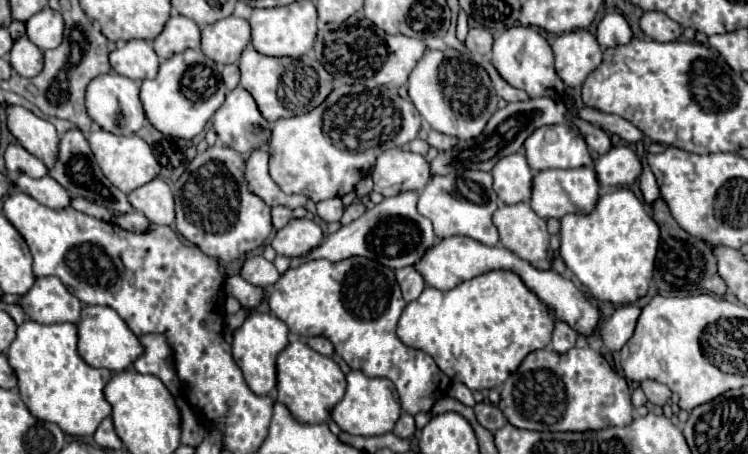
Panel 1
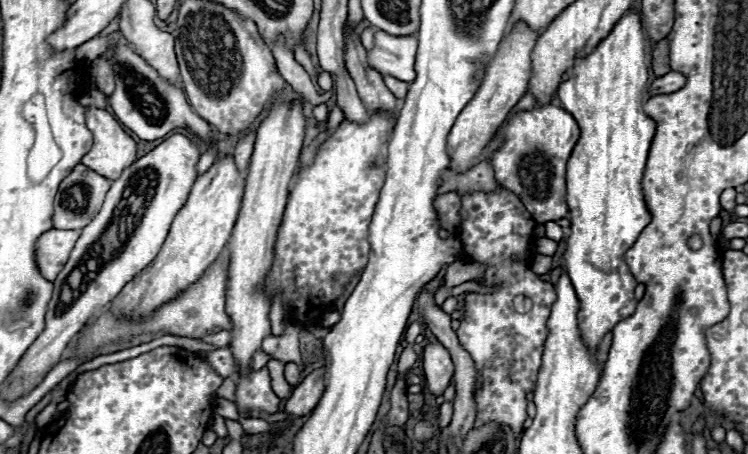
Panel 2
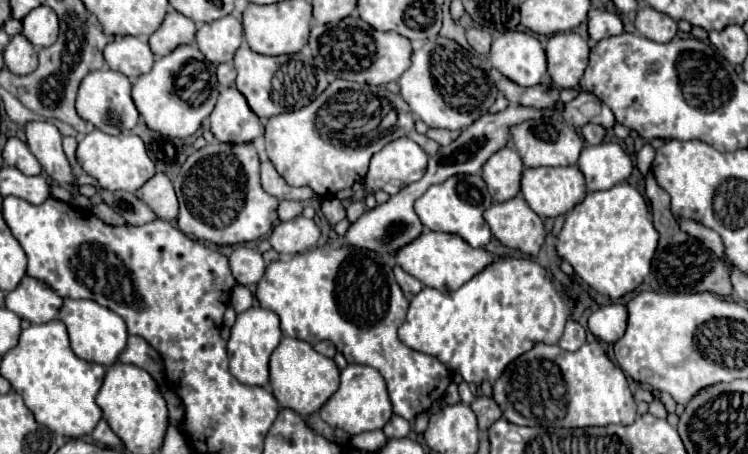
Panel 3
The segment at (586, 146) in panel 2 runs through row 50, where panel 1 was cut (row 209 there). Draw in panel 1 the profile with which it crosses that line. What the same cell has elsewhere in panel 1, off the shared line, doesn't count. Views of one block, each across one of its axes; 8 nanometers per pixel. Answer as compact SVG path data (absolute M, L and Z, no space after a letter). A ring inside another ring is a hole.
M628 188L600 194L590 214L568 214L560 222L560 256L580 284L602 302L630 304L650 286L658 250L658 226Z

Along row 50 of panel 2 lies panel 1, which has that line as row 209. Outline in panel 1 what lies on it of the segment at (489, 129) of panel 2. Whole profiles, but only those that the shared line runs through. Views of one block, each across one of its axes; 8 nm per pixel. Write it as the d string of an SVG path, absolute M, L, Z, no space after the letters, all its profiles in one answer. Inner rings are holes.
M528 202L500 206L492 214L492 222L498 228L502 246L512 250L516 256L526 262L538 262L546 258L550 240L546 220L540 218Z

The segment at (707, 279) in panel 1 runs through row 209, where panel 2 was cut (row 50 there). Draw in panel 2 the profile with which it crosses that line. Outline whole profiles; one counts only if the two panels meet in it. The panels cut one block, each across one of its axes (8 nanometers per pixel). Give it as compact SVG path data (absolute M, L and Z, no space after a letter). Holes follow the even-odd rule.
M660 40L654 46L654 54L652 54L652 72L656 76L664 76L670 72L670 64L668 64L668 40Z

